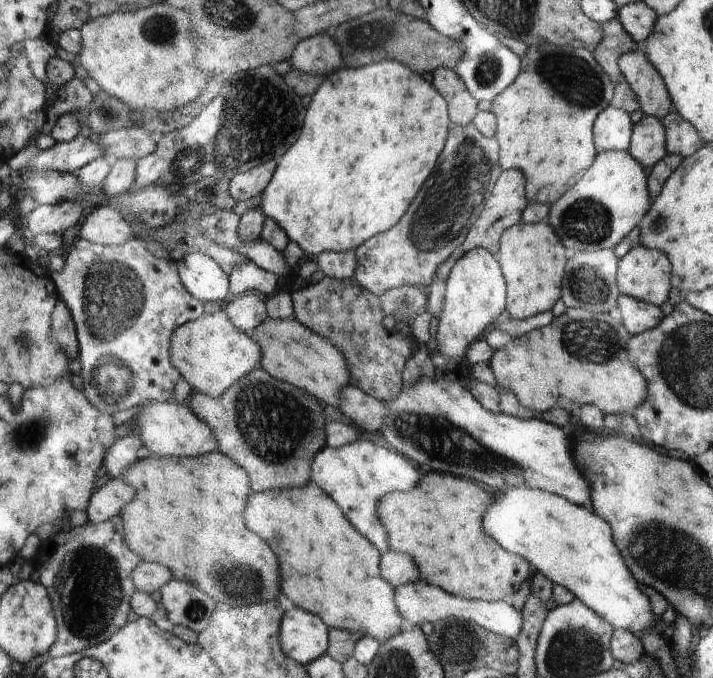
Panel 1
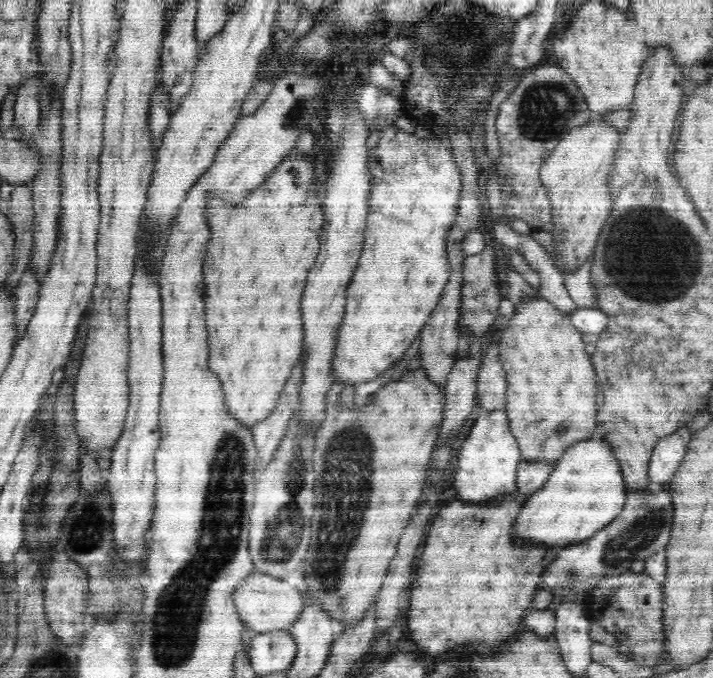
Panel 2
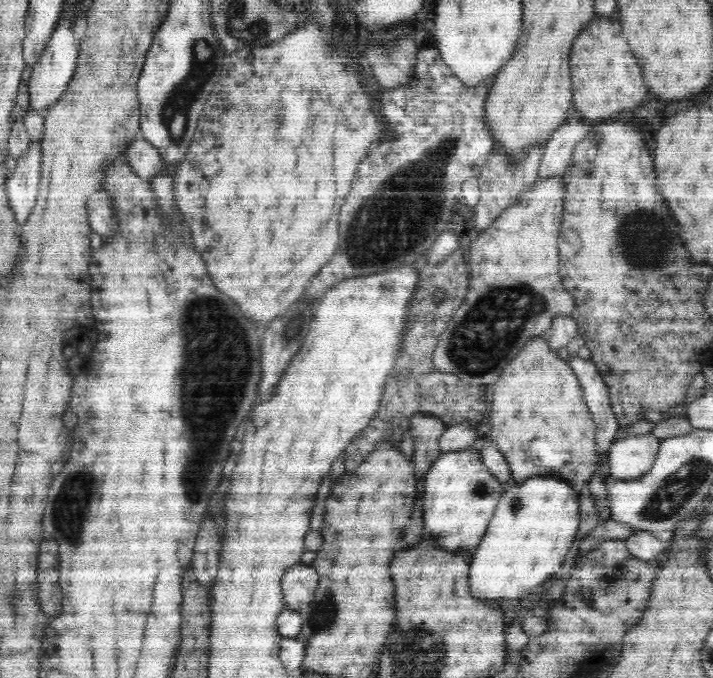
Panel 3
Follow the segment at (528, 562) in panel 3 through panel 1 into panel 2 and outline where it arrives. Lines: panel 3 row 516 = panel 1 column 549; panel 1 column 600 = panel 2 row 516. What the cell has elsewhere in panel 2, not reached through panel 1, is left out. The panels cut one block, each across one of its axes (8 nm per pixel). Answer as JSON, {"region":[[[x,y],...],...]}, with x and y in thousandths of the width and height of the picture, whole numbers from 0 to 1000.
{"region":[[[837,645],[809,652],[794,662],[773,693],[766,714],[738,736],[741,740],[729,749],[729,761],[724,767],[724,785],[732,796],[749,796],[752,805],[760,805],[766,813],[785,814],[788,808],[805,801],[815,801],[836,788],[837,782],[856,773],[872,755],[881,717],[877,714],[872,692],[867,687],[867,677],[857,670],[856,658]]]}

